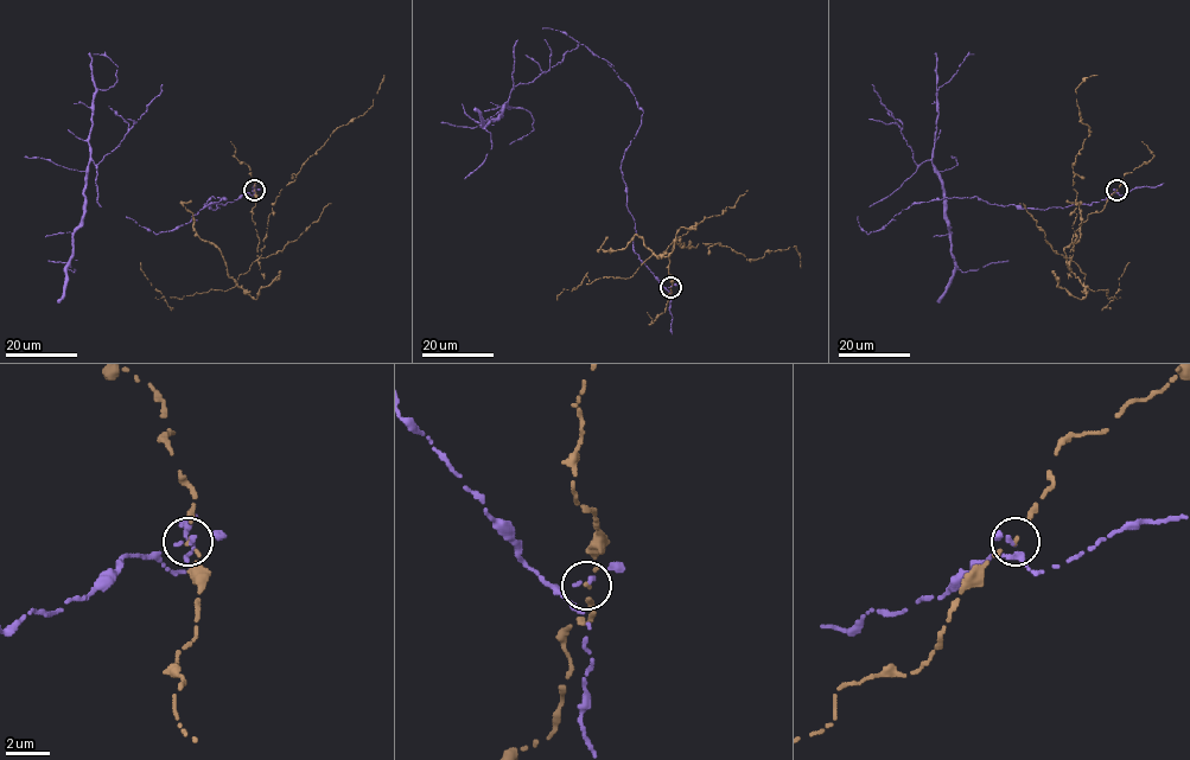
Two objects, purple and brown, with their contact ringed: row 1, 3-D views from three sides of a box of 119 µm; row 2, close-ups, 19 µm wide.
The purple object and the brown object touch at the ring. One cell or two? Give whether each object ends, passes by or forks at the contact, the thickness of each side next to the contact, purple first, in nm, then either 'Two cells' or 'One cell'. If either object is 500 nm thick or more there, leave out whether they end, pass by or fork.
At the ring purple ends. At the ring brown ends. Thickness 220 nm (purple) against 160 nm. Two cells

